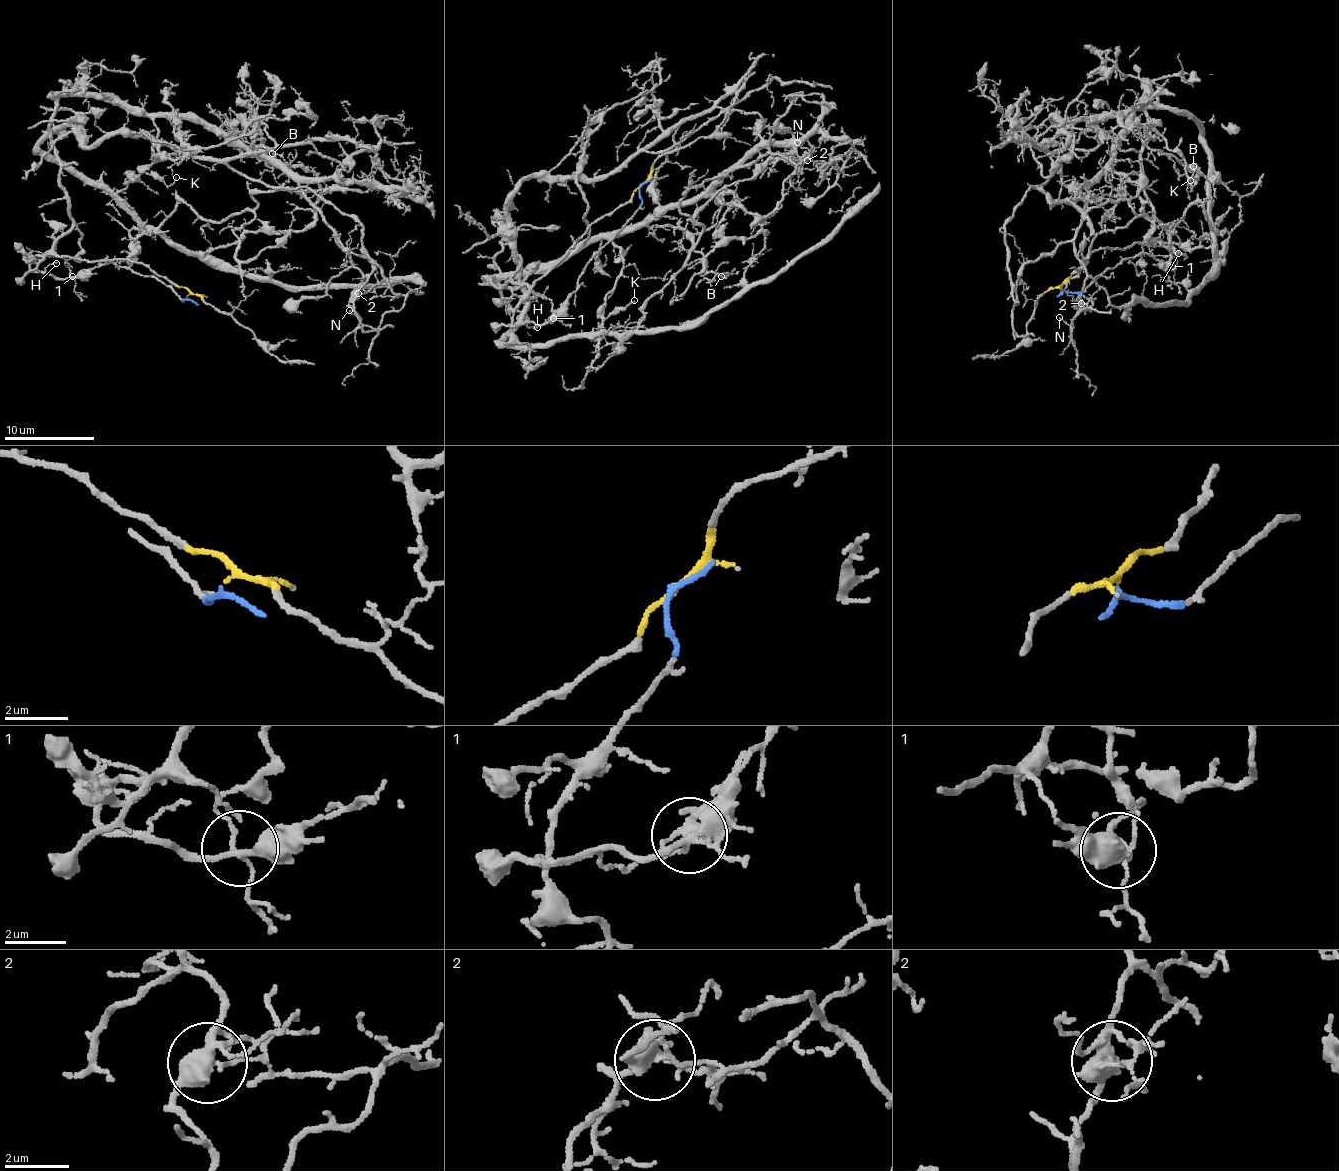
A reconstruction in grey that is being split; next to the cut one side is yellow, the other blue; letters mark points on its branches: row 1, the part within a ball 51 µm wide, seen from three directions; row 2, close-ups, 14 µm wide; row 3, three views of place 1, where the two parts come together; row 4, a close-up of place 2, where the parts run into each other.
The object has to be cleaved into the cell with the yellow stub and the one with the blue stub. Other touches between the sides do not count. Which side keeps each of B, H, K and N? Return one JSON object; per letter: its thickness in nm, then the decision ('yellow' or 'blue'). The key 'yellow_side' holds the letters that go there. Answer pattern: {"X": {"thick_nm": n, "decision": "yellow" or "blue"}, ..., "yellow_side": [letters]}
{"B": {"thick_nm": 150, "decision": "yellow"}, "H": {"thick_nm": 130, "decision": "blue"}, "K": {"thick_nm": 100, "decision": "yellow"}, "N": {"thick_nm": 110, "decision": "yellow"}, "yellow_side": ["B", "K", "N"]}

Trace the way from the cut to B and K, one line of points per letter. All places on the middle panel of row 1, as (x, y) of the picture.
B: (641, 184), (525, 299), (537, 295), (492, 283), (547, 272), (642, 226), (677, 227), (721, 277)
K: (641, 184), (525, 299), (537, 295), (491, 279), (547, 272), (604, 239), (623, 258), (604, 313), (635, 299)

